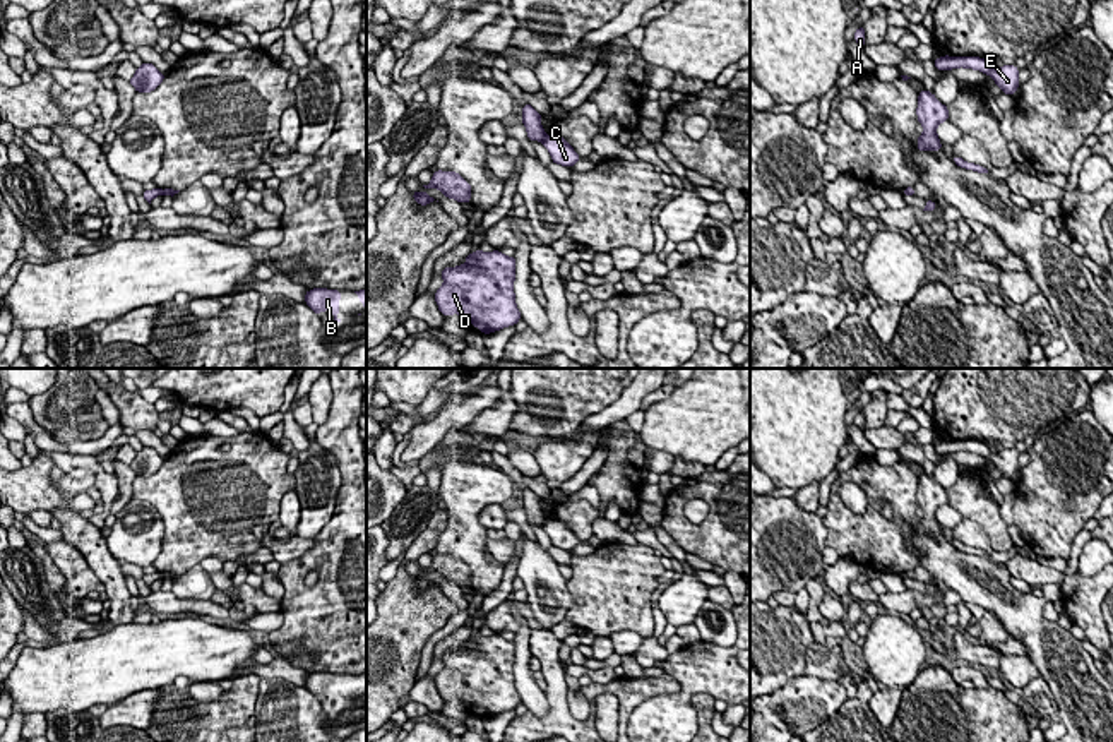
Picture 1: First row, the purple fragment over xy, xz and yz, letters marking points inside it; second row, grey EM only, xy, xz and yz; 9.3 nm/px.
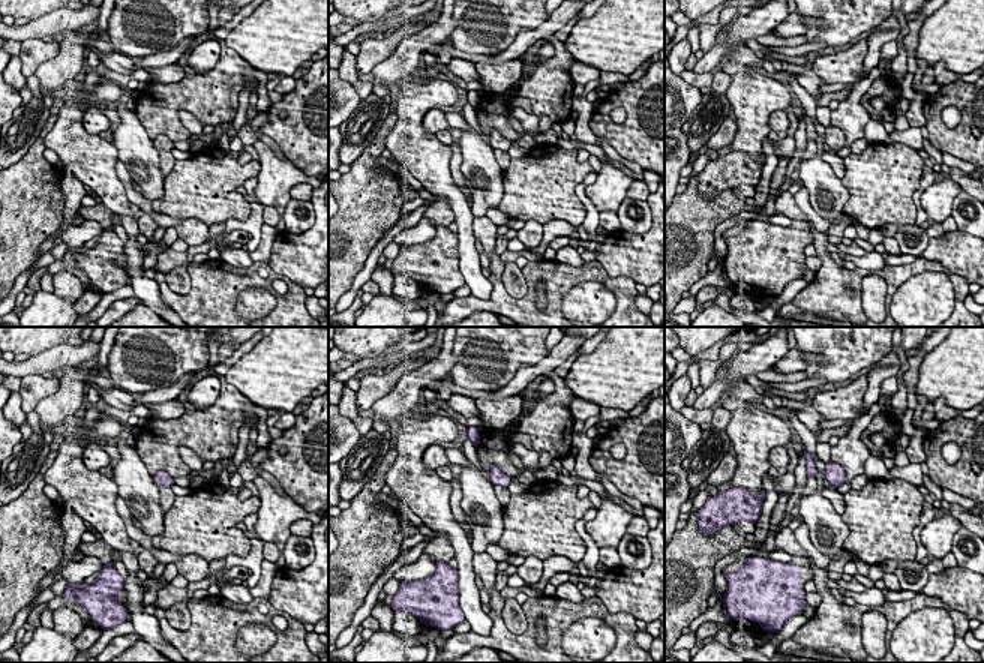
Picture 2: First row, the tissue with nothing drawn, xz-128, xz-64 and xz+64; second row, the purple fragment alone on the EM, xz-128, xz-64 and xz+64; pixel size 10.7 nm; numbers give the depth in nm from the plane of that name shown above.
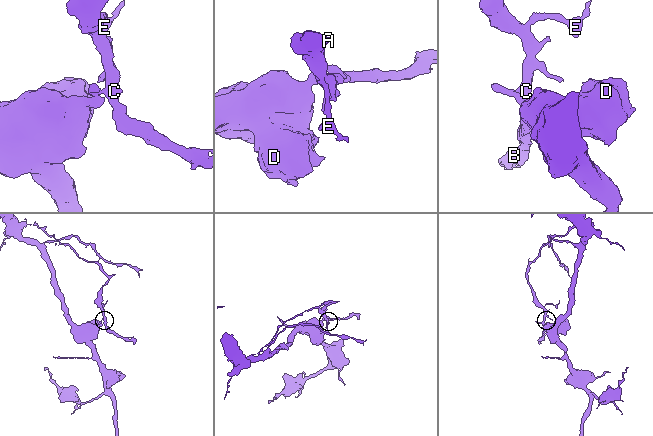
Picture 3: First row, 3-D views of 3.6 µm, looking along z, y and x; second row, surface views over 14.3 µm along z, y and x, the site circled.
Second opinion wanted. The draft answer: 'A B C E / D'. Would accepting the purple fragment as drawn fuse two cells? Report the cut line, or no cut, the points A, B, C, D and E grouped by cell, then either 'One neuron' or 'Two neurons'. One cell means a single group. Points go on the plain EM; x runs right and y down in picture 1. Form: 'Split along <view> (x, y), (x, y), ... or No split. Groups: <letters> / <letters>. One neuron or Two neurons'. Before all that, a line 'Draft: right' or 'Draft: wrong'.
Draft: right
Split along xz (547, 521), (543, 526). Groups: A B C E / D. Two neurons

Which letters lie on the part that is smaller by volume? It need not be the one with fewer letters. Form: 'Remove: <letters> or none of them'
Remove: A, B, C, E

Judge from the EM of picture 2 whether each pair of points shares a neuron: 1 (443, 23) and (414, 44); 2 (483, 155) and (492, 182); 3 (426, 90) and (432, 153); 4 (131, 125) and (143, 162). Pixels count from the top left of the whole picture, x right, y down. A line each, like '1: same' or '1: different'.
1: same
2: same
3: same
4: same

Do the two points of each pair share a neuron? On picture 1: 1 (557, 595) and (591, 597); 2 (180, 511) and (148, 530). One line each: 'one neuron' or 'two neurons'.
1: two neurons
2: two neurons

